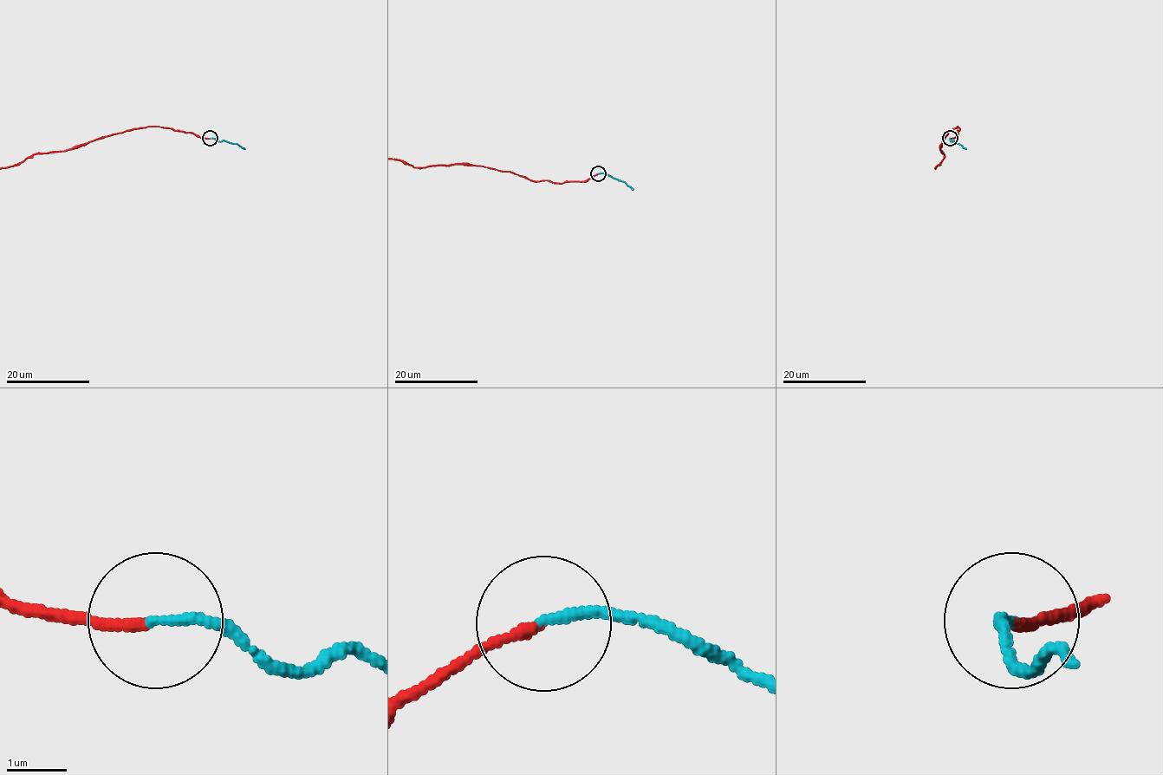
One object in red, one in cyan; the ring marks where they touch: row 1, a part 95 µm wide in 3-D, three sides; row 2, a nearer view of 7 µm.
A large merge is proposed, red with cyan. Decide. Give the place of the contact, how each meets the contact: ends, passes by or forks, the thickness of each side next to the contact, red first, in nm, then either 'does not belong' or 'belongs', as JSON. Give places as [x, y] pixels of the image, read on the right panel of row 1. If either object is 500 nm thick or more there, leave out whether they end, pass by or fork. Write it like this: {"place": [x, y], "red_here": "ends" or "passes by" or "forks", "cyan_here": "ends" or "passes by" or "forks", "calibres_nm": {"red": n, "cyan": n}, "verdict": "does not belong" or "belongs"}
{"place": [950, 138], "red_here": "ends", "cyan_here": "ends", "calibres_nm": {"red": 150, "cyan": 160}, "verdict": "belongs"}

